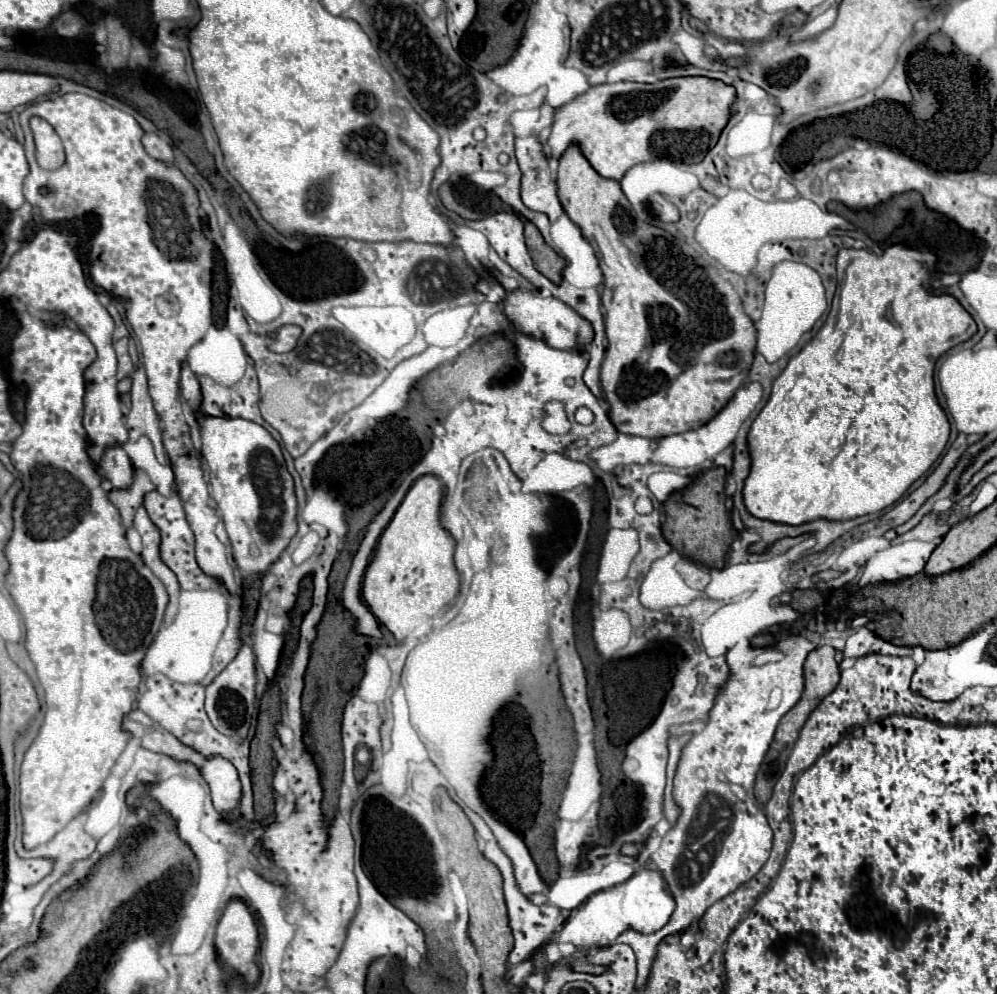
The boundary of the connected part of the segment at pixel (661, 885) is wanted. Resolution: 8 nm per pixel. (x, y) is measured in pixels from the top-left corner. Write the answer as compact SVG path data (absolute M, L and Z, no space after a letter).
M643 869L641 873L633 875L627 883L619 885L619 887L613 887L613 889L605 889L605 891L599 891L595 895L591 895L579 909L575 909L571 913L571 917L567 919L567 923L555 931L543 945L539 951L543 951L547 955L547 963L541 971L547 971L549 967L553 967L555 963L561 961L561 955L559 955L559 949L557 949L557 943L561 941L569 941L569 943L575 943L579 947L583 947L581 951L573 953L567 963L573 965L573 969L577 971L589 971L589 973L601 973L605 971L603 967L595 967L595 965L589 965L585 955L589 953L591 947L597 947L601 939L609 939L611 943L617 939L617 935L621 935L627 927L633 927L641 933L653 933L653 931L659 931L671 917L675 909L675 901L673 897L665 891L665 881L661 877L659 871L655 869Z

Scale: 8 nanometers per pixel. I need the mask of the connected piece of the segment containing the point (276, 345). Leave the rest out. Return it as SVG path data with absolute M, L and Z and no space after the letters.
M285 325L285 327L281 327L277 331L273 343L269 345L269 349L275 351L275 353L289 353L289 351L293 351L297 341L299 341L299 337L301 337L301 331L303 329L297 327L297 325Z

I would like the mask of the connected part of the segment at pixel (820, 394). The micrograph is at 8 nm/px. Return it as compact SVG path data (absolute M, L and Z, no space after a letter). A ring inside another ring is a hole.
M903 243L889 245L883 249L881 255L869 251L869 249L841 249L837 255L837 291L833 297L833 305L829 311L829 317L825 325L817 331L817 335L797 353L789 359L787 367L783 373L773 381L773 391L767 401L767 405L761 409L757 419L753 421L749 429L749 451L751 451L751 473L745 481L743 497L747 509L759 517L759 519L771 519L779 523L789 523L789 525L801 525L805 521L813 519L833 519L833 521L843 521L843 519L855 519L861 515L877 513L889 505L893 505L913 481L917 481L941 455L941 451L947 445L949 439L949 421L943 411L943 407L937 401L935 395L935 361L947 353L951 347L971 339L977 333L977 323L975 319L963 309L963 305L949 293L935 295L931 293L929 285L937 281L937 275L933 275L933 267L937 265L939 257L931 251L921 251L907 247Z

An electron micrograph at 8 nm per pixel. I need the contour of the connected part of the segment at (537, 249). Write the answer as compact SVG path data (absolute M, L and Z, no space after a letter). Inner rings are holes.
M525 221L525 243L527 243L527 247L531 247L529 253L533 257L537 271L541 271L553 283L559 283L561 269L565 267L565 261L545 243L545 239L541 239L541 233L529 221Z

